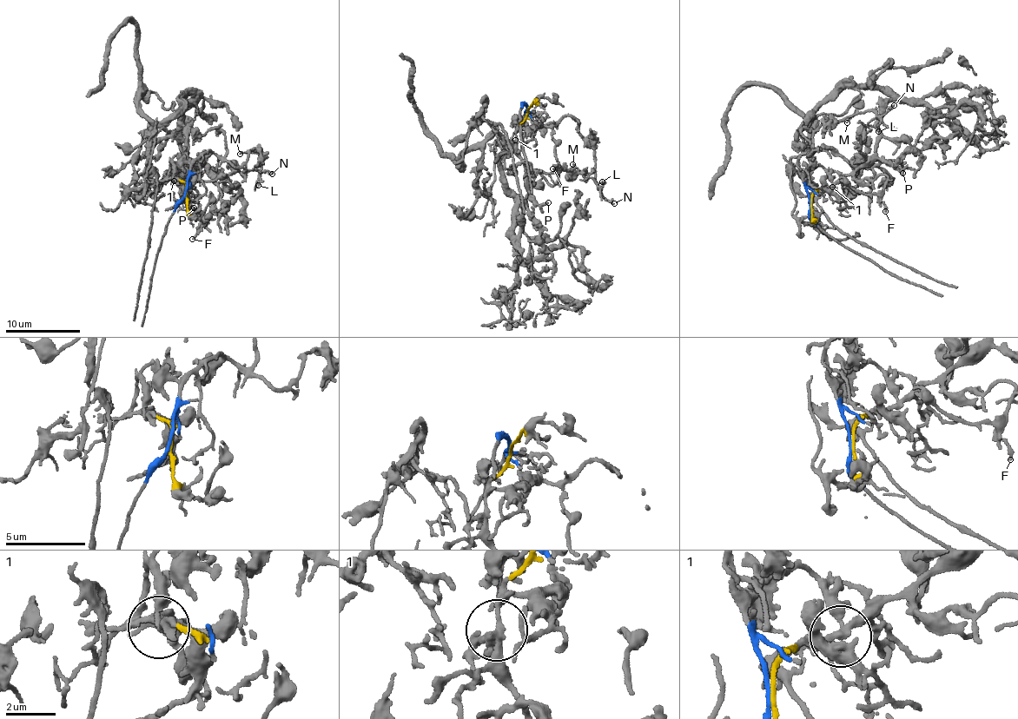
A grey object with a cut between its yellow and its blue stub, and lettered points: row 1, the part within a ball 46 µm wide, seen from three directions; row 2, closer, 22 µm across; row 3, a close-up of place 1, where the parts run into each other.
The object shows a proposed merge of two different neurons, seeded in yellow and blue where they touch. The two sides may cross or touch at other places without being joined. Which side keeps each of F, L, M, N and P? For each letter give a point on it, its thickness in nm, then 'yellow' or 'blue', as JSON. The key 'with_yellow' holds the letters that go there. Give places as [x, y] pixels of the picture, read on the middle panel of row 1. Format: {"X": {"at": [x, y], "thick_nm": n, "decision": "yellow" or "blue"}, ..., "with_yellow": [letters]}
{"F": {"at": [552, 168], "thick_nm": 190, "decision": "yellow"}, "L": {"at": [602, 181], "thick_nm": 150, "decision": "blue"}, "M": {"at": [572, 164], "thick_nm": 120, "decision": "blue"}, "N": {"at": [614, 203], "thick_nm": 190, "decision": "blue"}, "P": {"at": [548, 202], "thick_nm": 240, "decision": "yellow"}, "with_yellow": ["F", "P"]}

